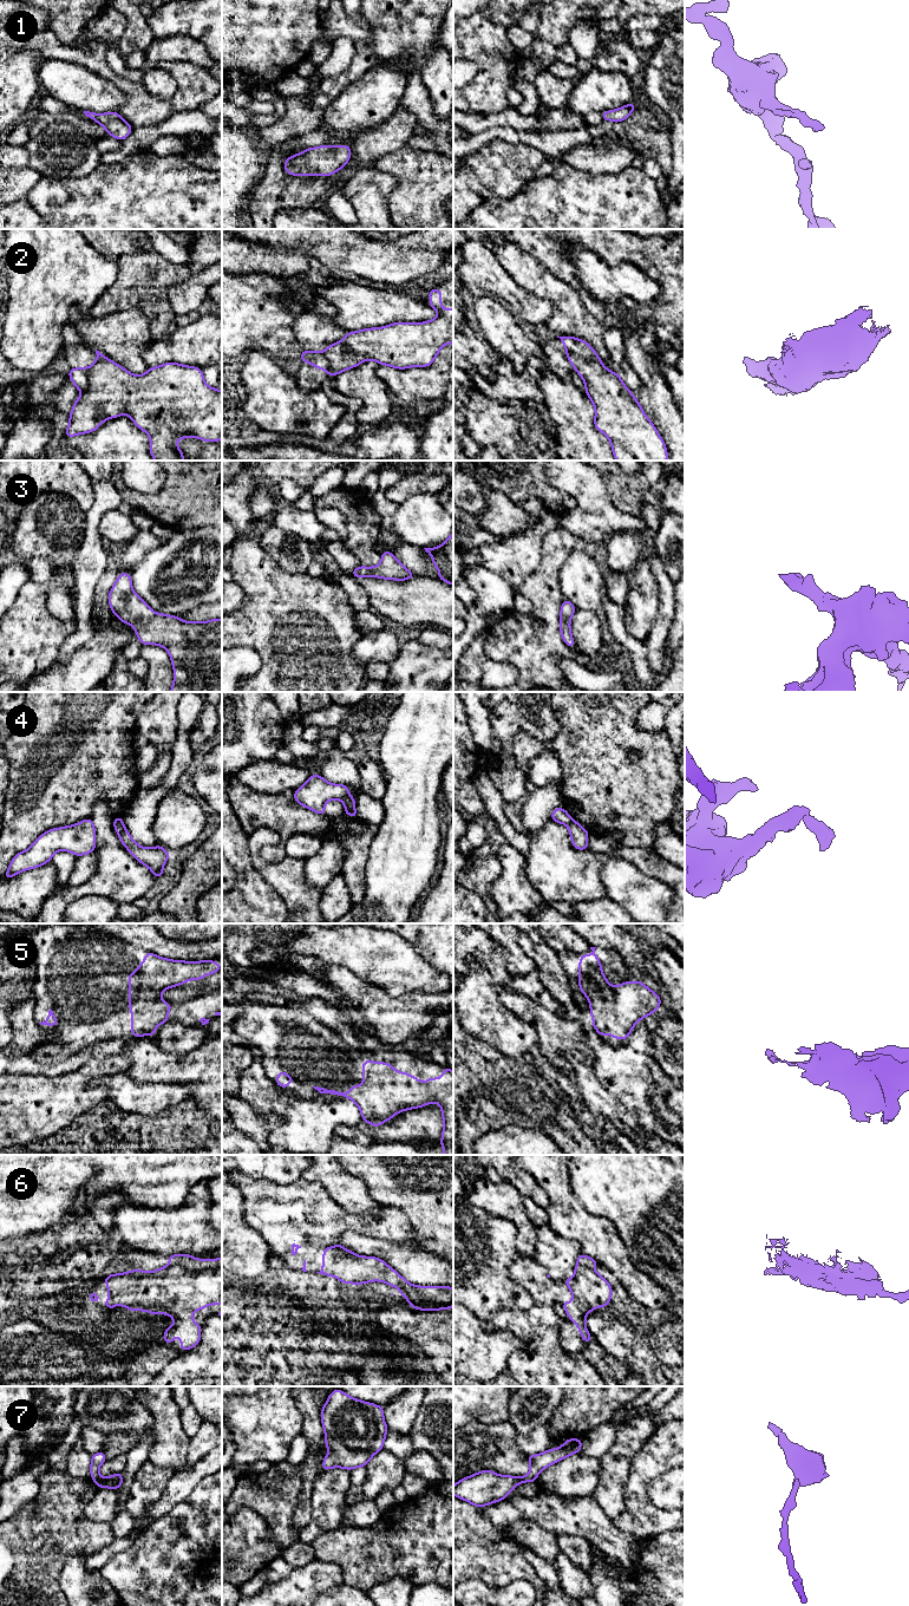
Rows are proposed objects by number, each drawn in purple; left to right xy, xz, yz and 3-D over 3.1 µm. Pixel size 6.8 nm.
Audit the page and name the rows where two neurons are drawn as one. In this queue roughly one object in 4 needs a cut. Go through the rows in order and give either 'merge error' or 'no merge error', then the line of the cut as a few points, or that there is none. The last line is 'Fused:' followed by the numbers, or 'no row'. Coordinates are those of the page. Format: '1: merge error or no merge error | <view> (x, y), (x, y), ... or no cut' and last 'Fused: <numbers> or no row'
1: no merge error | no cut
2: merge error | xy (103, 356), (91, 366), (89, 385), (82, 392)
3: no merge error | no cut
4: merge error | xz (353, 808), (345, 810)
5: no merge error | no cut
6: merge error | xy (167, 1266), (182, 1265), (193, 1271), (221, 1268)
7: no merge error | no cut
Fused: 2, 4, 6

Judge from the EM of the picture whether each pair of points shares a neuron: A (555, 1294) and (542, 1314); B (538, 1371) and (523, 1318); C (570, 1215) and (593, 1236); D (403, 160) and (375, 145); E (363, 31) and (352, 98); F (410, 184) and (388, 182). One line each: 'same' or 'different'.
A: different
B: same
C: same
D: different
E: different
F: different

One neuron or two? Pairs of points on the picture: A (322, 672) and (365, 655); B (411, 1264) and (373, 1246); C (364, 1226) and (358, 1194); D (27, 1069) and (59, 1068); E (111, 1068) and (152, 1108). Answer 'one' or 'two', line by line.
A: two
B: one
C: two
D: one
E: two

